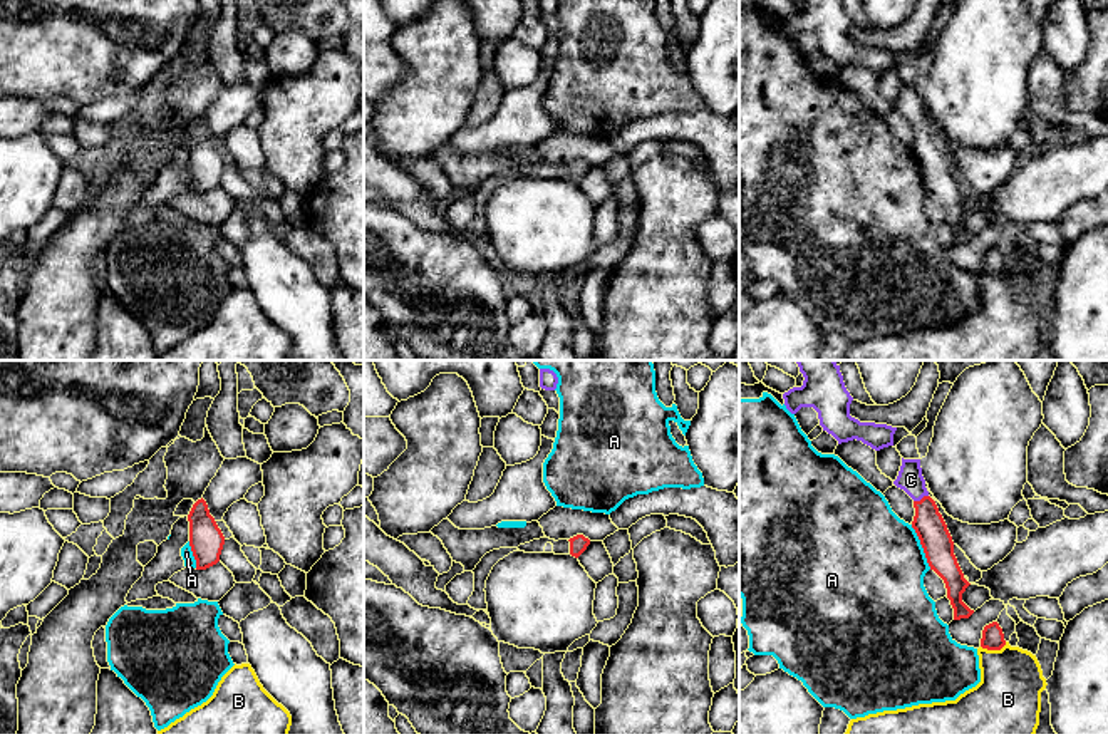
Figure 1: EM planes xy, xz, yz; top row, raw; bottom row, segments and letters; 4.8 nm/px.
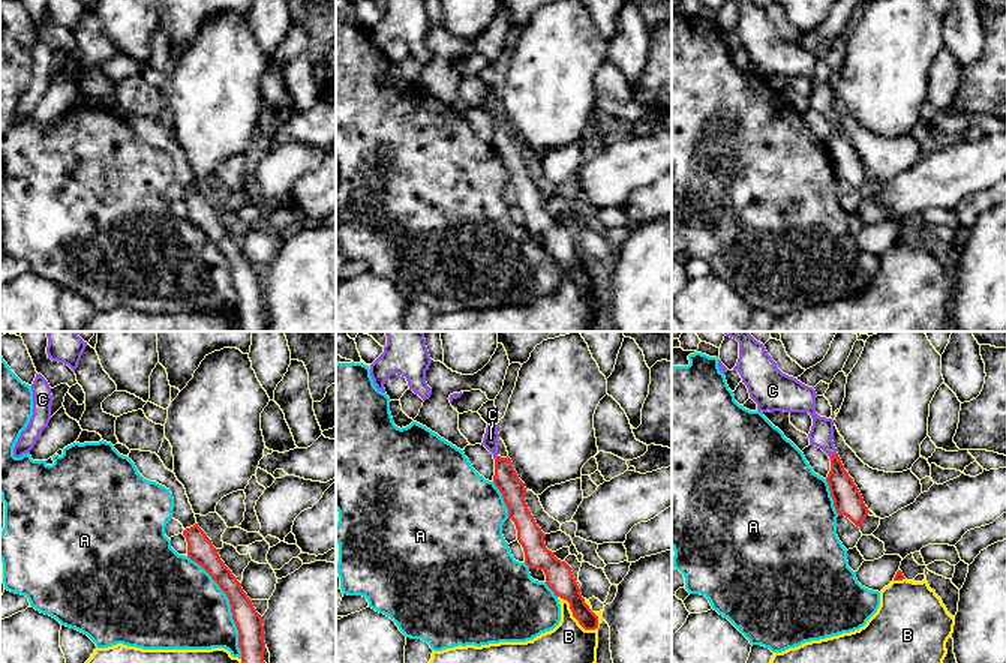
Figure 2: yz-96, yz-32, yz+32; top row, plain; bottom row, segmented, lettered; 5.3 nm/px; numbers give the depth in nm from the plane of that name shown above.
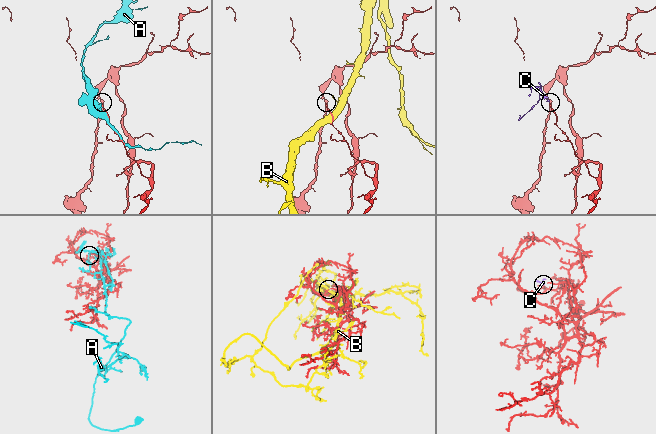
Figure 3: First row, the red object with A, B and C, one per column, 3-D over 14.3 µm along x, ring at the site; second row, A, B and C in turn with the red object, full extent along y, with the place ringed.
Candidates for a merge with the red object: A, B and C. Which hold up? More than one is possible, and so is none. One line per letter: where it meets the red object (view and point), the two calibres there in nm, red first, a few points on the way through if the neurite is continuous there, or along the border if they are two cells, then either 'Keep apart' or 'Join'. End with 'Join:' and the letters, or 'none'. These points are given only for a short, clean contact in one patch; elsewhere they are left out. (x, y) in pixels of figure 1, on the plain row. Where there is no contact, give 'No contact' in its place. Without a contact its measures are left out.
A: Touches red at yz (922, 171). Thickness 150 nm (red) against 500 nm. Keep apart
B: Touches red at yz (993, 273). Thickness 110 nm (red) against 320 nm. Keep apart
C: Touches red at yz (922, 123). Thickness 150 nm (red) against 120 nm. Path across: yz (929, 149), (922, 123), (911, 104). Join
Join: C

